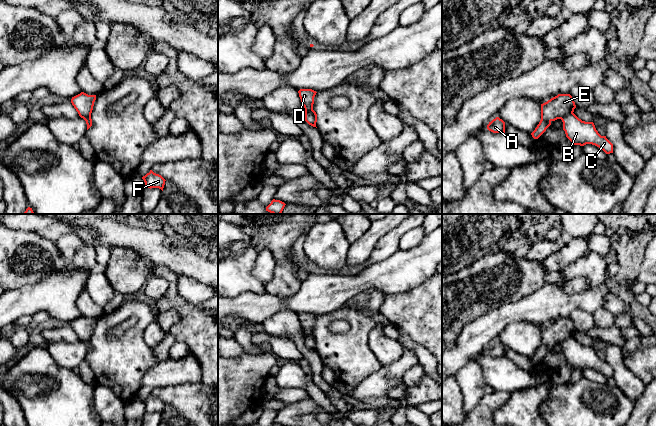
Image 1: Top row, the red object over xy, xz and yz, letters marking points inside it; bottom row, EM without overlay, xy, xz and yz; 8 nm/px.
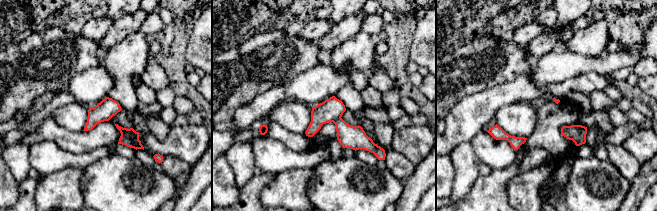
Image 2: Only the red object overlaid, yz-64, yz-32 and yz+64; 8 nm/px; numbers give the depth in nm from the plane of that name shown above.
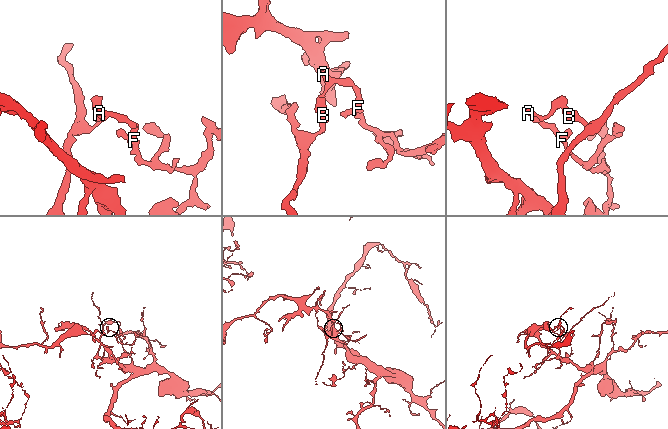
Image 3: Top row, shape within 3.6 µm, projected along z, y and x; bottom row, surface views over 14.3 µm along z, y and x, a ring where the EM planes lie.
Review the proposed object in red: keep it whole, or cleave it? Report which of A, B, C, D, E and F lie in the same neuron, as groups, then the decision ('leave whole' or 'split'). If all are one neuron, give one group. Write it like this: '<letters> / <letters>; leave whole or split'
A D E F / B C; split

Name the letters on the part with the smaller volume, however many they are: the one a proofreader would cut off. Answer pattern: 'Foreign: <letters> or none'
Foreign: A, D, E, F

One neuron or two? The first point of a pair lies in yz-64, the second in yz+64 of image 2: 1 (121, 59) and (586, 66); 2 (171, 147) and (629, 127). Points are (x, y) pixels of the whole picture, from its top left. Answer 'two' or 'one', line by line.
1: two
2: two

